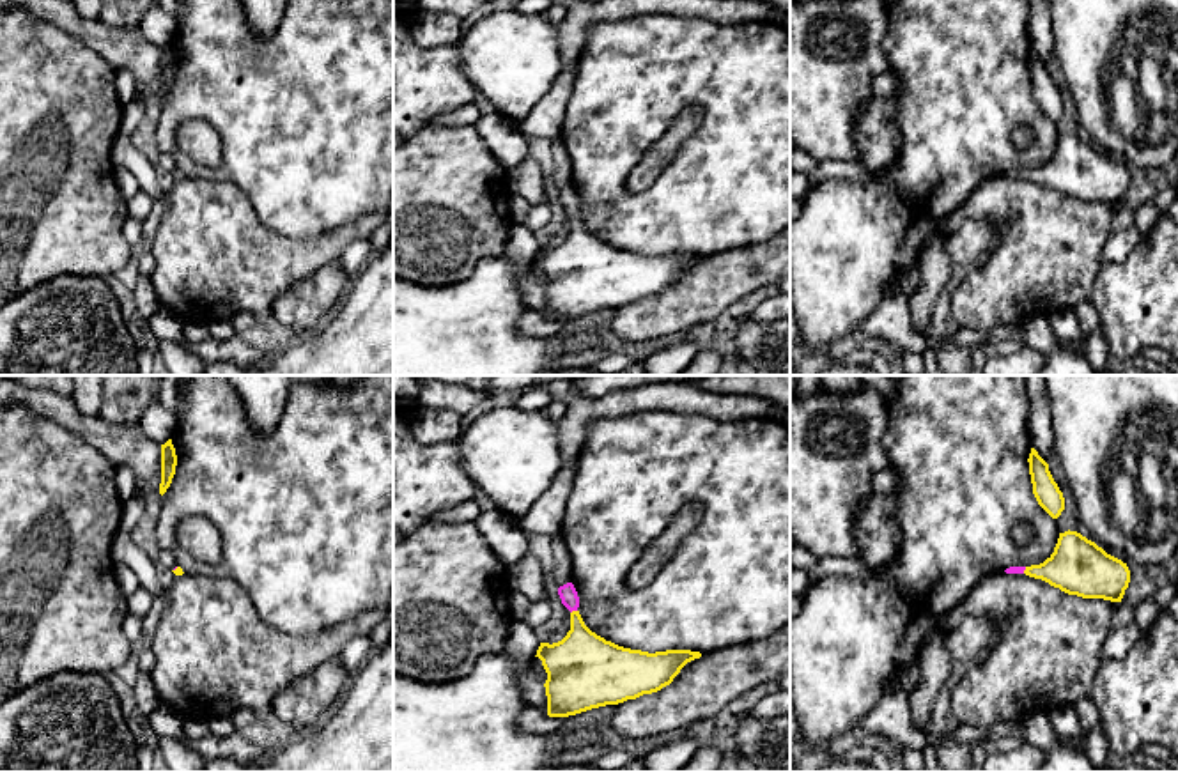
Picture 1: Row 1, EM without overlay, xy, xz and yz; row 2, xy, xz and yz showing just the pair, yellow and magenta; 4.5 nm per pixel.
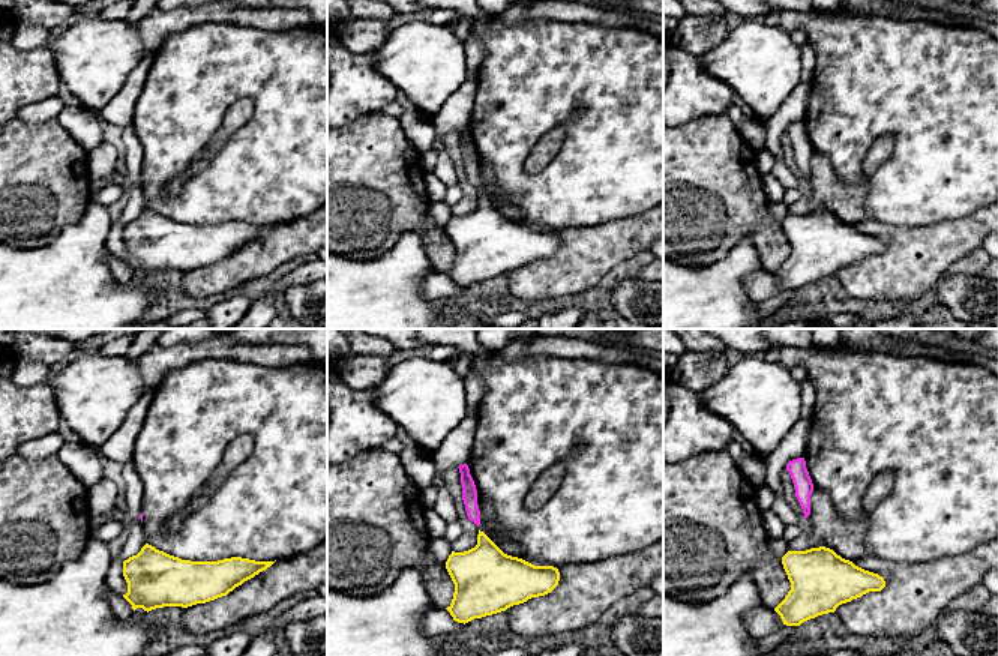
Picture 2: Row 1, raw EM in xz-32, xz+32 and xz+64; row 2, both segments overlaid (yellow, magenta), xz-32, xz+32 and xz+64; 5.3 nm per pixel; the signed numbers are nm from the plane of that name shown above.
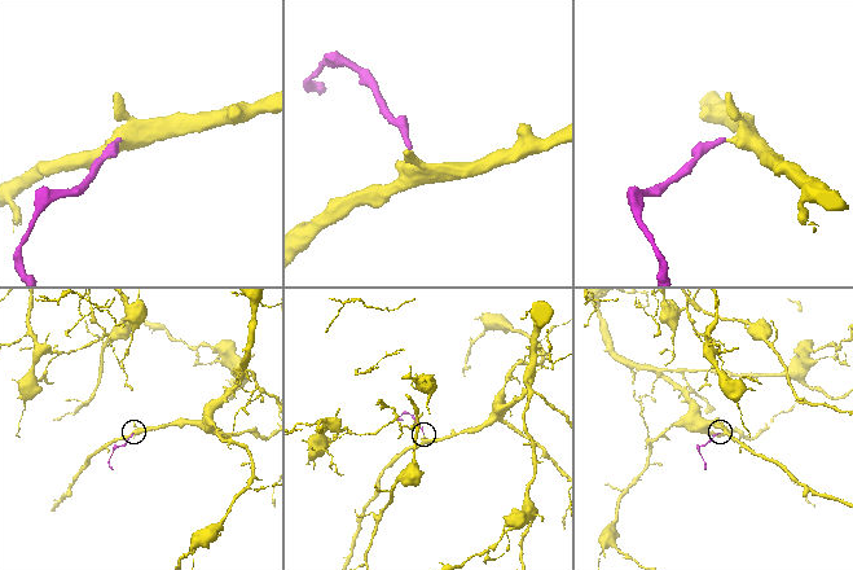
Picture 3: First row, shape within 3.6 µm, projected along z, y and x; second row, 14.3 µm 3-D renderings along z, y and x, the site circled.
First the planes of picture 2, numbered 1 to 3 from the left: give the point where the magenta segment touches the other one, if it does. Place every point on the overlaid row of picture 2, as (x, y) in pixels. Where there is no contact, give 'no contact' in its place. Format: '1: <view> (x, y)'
1: no contact
2: no contact
3: no contact

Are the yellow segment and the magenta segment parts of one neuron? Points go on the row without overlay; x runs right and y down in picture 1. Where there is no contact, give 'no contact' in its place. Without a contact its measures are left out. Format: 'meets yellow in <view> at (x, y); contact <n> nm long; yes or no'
meets yellow in xz at (573, 215); contact 40 nm long; yes

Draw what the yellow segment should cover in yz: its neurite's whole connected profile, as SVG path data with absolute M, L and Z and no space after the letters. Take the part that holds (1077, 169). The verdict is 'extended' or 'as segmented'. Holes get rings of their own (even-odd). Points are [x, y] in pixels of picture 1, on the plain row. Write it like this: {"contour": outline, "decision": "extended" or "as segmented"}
{"contour": "M1070 133L1059 136L1054 156L1043 166L1004 175L1042 182L1068 198L1111 205L1121 205L1130 186L1127 166Z", "decision": "extended"}

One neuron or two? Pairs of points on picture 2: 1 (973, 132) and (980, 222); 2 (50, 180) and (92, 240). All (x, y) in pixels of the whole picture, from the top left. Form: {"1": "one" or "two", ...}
{"1": "two", "2": "two"}

